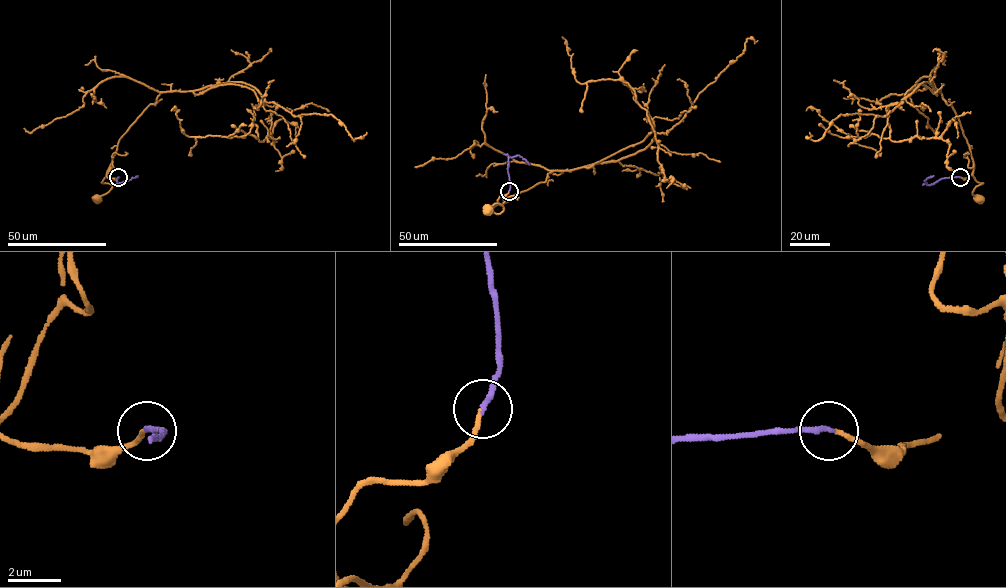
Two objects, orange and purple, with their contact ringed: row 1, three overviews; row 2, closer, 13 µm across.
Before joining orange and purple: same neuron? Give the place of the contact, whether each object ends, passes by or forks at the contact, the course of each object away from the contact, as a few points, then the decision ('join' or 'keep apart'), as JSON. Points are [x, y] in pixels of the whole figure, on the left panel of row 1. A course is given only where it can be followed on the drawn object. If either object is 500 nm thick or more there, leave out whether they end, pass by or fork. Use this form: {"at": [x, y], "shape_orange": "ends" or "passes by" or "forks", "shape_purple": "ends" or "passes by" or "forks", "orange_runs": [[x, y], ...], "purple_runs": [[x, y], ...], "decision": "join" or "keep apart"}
{"at": [118, 177], "shape_orange": "ends", "shape_purple": "ends", "orange_runs": [[117, 177], [107, 177], [110, 164], [102, 182], [112, 187], [98, 199]], "purple_runs": [[118, 177], [117, 185], [138, 176]], "decision": "join"}

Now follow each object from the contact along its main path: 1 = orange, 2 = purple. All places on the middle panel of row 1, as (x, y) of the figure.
1: (508, 191), (498, 200), (502, 204), (493, 208), (497, 214), (503, 210), (495, 203), (489, 211)
2: (509, 191), (508, 159), (519, 155), (529, 164)

